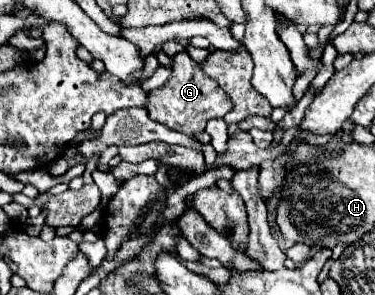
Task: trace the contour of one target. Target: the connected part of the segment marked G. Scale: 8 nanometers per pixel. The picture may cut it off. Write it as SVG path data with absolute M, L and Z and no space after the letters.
M180 51L170 59L172 59L172 77L162 87L150 91L146 109L154 121L164 123L166 127L180 131L188 137L194 137L206 129L206 123L210 119L226 115L232 109L232 101L228 99L228 95L224 95L224 91L218 87L214 79L208 79L200 71L200 65L194 59L190 59L186 51Z

